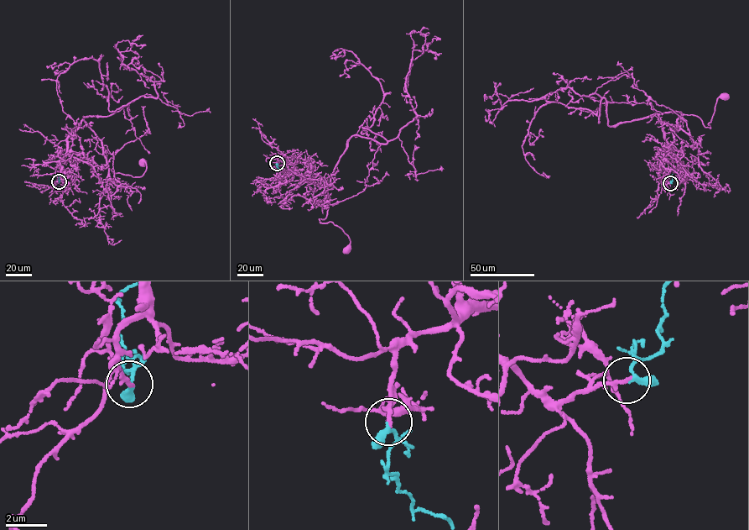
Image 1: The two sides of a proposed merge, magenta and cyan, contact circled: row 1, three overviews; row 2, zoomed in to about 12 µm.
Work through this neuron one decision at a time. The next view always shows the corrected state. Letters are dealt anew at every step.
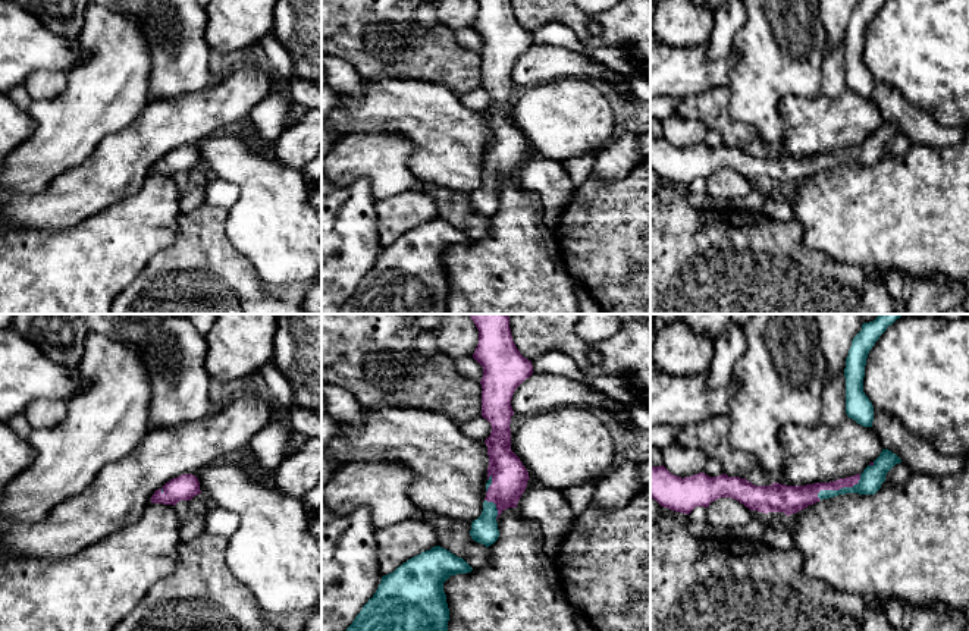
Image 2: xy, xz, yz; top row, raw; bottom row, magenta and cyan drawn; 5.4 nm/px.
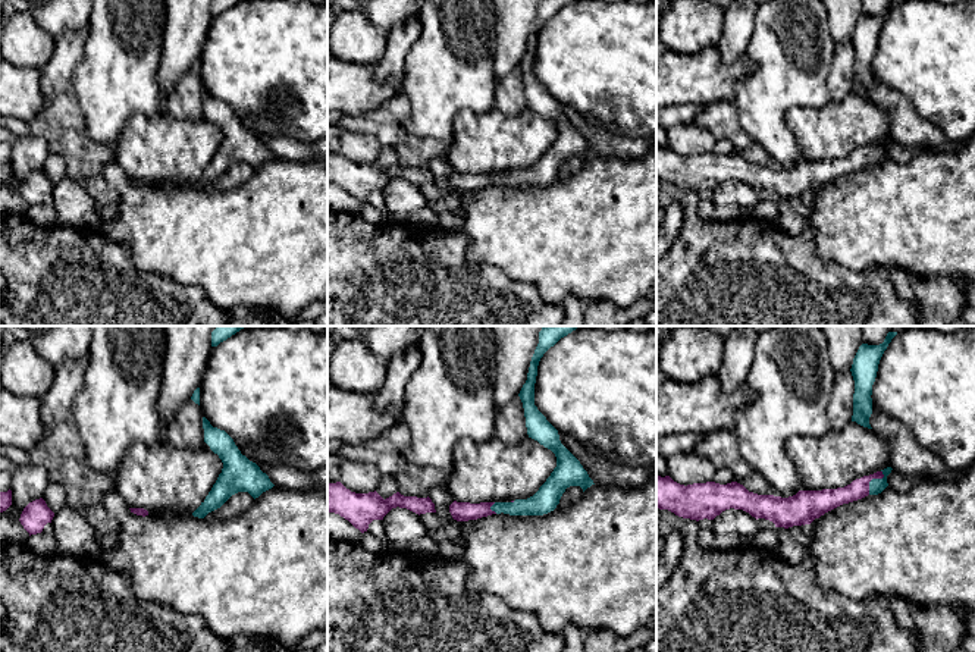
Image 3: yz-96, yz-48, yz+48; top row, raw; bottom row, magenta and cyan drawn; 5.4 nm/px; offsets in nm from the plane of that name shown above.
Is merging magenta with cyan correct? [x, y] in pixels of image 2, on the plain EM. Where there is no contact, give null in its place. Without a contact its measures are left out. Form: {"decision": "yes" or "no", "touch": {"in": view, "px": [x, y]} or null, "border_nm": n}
{"decision": "yes", "touch": {"in": "yz", "px": [840, 159]}, "border_nm": 280}

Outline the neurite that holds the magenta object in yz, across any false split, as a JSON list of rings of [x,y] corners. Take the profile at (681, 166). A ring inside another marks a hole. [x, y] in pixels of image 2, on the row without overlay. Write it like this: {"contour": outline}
{"contour": [[[882,120],[862,145],[806,157],[780,154],[755,157],[746,150],[728,148],[727,145],[709,148],[705,144],[681,150],[661,136],[650,138],[650,169],[664,179],[687,186],[696,178],[708,179],[719,169],[731,169],[750,182],[784,183],[788,188],[822,170],[838,166],[875,166],[885,153],[887,144],[900,134],[901,131],[896,125]]]}

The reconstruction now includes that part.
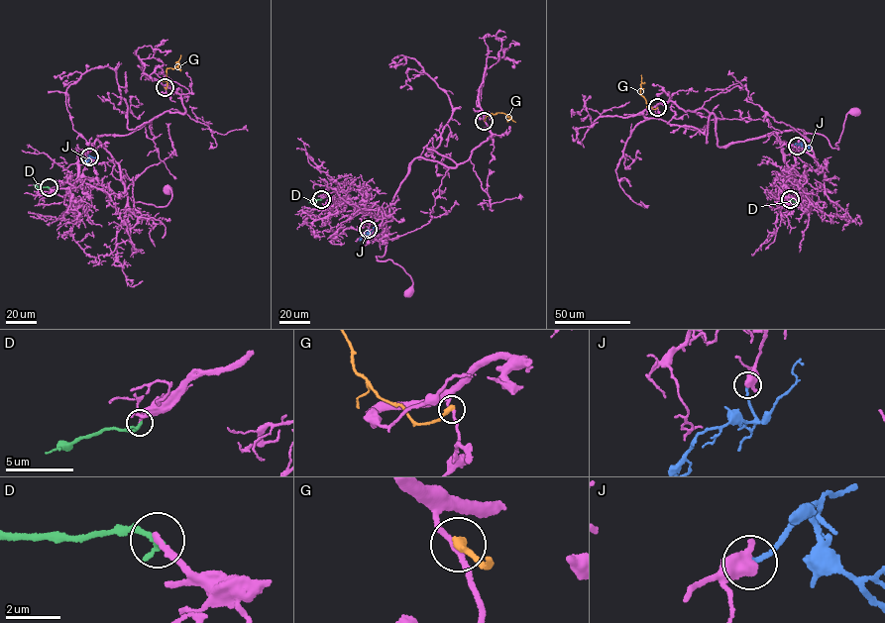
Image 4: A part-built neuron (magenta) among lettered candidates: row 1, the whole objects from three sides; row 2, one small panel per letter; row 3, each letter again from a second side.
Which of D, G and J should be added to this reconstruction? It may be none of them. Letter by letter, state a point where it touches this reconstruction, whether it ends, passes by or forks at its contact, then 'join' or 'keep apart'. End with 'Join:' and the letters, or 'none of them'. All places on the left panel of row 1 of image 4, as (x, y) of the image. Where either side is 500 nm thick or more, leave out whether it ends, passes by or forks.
D: meets magenta at (49, 187); it ends there; keep apart
G: meets magenta at (165, 87); it ends there; keep apart
J: meets magenta at (89, 156); keep apart
Join: none of them

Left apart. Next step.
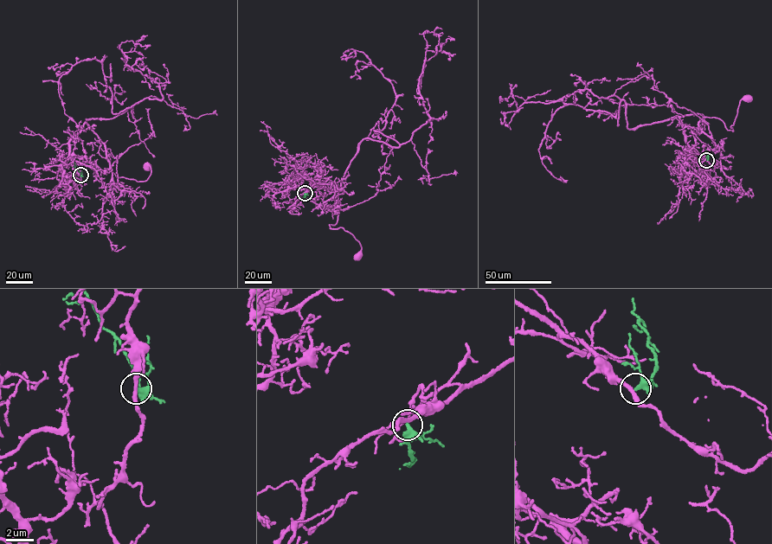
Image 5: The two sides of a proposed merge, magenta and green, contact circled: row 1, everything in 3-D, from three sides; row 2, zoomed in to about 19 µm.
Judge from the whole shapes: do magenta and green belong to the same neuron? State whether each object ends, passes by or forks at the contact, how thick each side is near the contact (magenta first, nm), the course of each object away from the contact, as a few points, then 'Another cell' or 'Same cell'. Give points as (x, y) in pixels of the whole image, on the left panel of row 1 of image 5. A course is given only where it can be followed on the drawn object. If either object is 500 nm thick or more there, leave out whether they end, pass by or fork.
At the ring magenta passes by. At the ring green passes by. Thickness 280 nm (magenta) against 320 nm. Course of magenta: (80, 176), (82, 161), (70, 153), (69, 141), (86, 122), (118, 177), (143, 182), (148, 166). Course of green: (80, 175), (73, 162). Another cell

